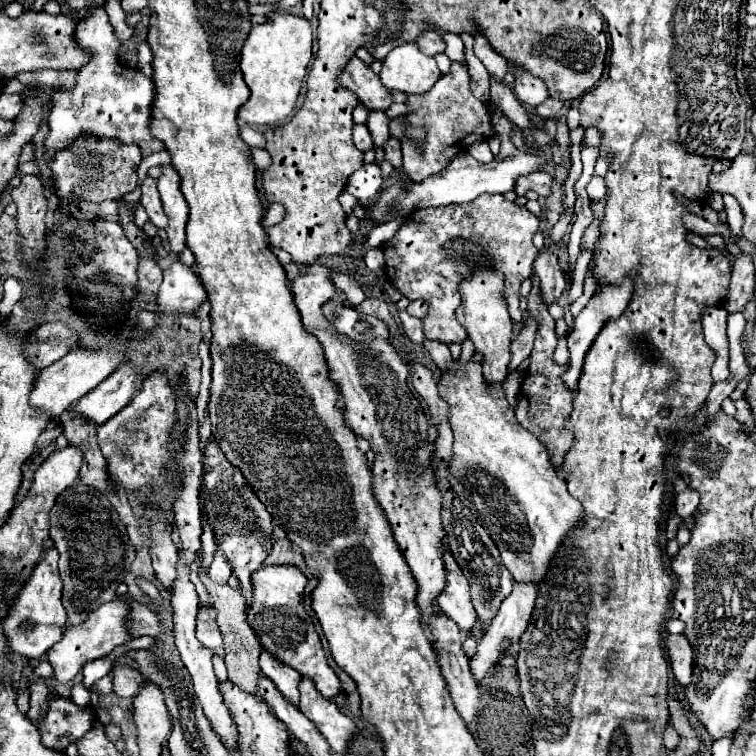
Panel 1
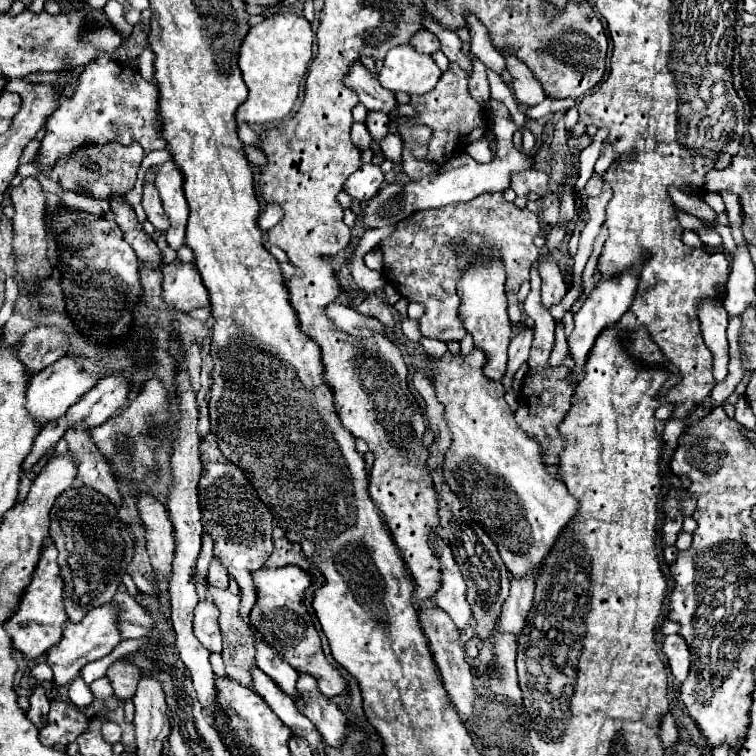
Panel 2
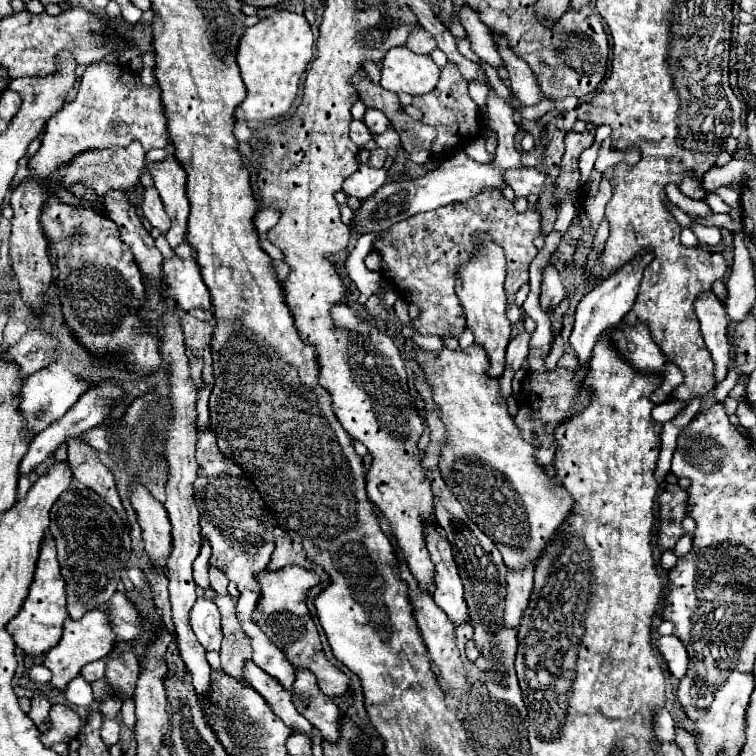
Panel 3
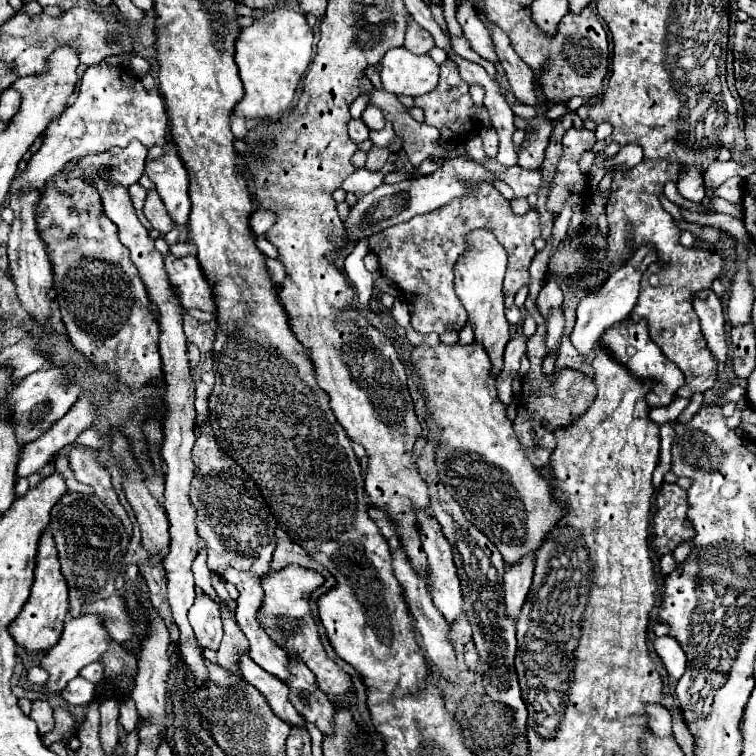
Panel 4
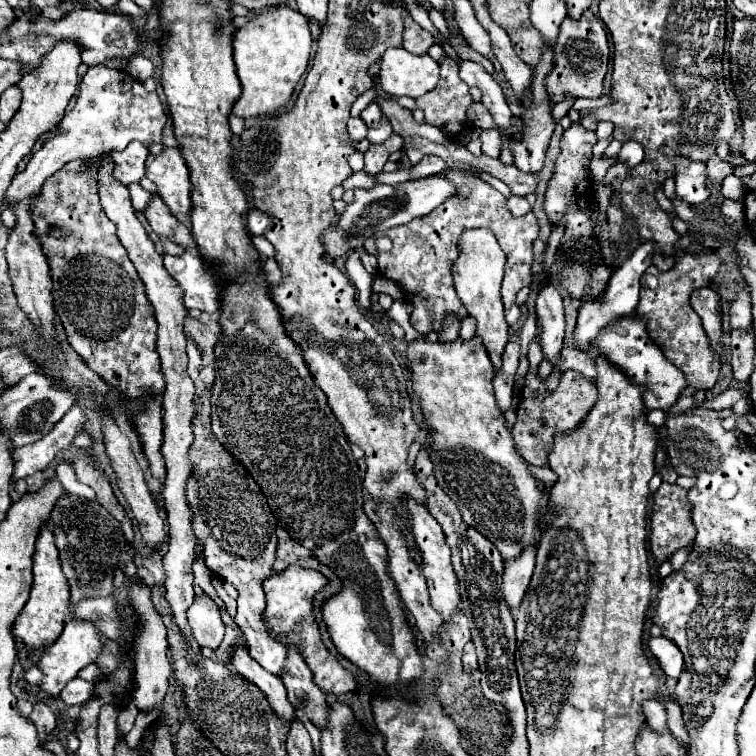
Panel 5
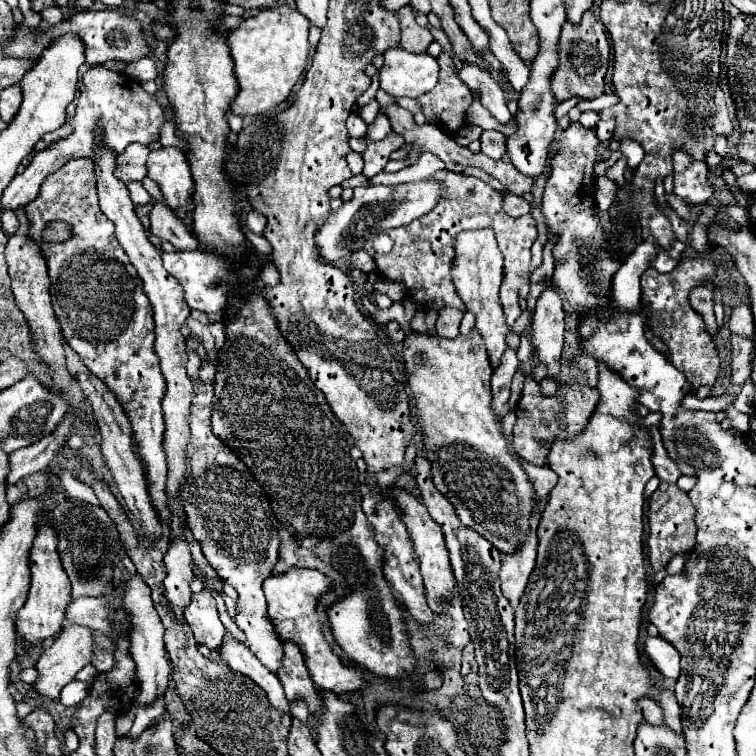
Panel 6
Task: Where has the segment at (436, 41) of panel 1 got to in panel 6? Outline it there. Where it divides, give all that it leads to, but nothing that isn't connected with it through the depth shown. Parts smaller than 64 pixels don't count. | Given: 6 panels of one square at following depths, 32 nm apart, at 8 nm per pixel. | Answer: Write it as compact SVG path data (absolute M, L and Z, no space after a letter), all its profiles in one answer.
M404 6L400 8L398 12L398 18L400 18L400 26L402 26L402 40L400 40L400 48L408 50L408 52L426 52L428 44L434 40L432 34L418 26L416 20L414 20L414 12L410 6Z

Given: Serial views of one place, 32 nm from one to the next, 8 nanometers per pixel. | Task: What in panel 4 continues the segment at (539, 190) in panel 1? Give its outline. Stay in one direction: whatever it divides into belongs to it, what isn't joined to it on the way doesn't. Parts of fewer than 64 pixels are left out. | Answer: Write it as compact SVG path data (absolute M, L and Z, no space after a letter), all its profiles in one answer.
M486 158L484 162L480 162L482 166L490 168L492 172L498 174L498 178L502 182L506 182L512 190L514 196L528 196L528 194L536 194L540 184L542 184L542 174L540 170L524 170L520 166L512 166L512 168L502 168L494 158Z

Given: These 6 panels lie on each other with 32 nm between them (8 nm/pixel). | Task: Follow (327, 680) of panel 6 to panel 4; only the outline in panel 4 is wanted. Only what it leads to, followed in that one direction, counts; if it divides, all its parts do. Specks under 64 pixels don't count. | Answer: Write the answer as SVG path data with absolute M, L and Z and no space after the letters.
M286 566L278 572L270 572L262 578L262 588L264 588L264 602L262 602L262 610L258 614L258 622L264 628L264 632L280 646L284 646L284 650L288 652L288 656L292 658L300 658L316 676L316 684L318 688L328 694L328 696L338 696L338 694L346 694L352 680L350 676L340 670L324 652L320 636L318 636L318 628L314 624L314 618L310 616L310 594L314 588L318 588L324 582L324 578L308 568L302 566Z

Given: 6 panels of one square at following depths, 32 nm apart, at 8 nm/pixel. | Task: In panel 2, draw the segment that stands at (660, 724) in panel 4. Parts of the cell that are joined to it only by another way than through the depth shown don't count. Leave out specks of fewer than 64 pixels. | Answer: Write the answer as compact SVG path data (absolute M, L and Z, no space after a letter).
M666 714L662 718L662 732L660 732L660 738L662 738L662 744L664 746L676 746L678 742L678 730L676 730L676 724L674 724L674 718L672 714Z

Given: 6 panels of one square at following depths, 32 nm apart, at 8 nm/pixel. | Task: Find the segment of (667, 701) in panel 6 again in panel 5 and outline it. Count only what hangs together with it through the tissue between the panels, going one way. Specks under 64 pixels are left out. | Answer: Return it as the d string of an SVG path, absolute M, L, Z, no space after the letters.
M670 700L664 708L666 708L666 712L668 712L668 726L670 726L670 732L688 748L688 746L690 746L690 738L688 738L688 732L684 730L680 706L678 706L674 700Z

